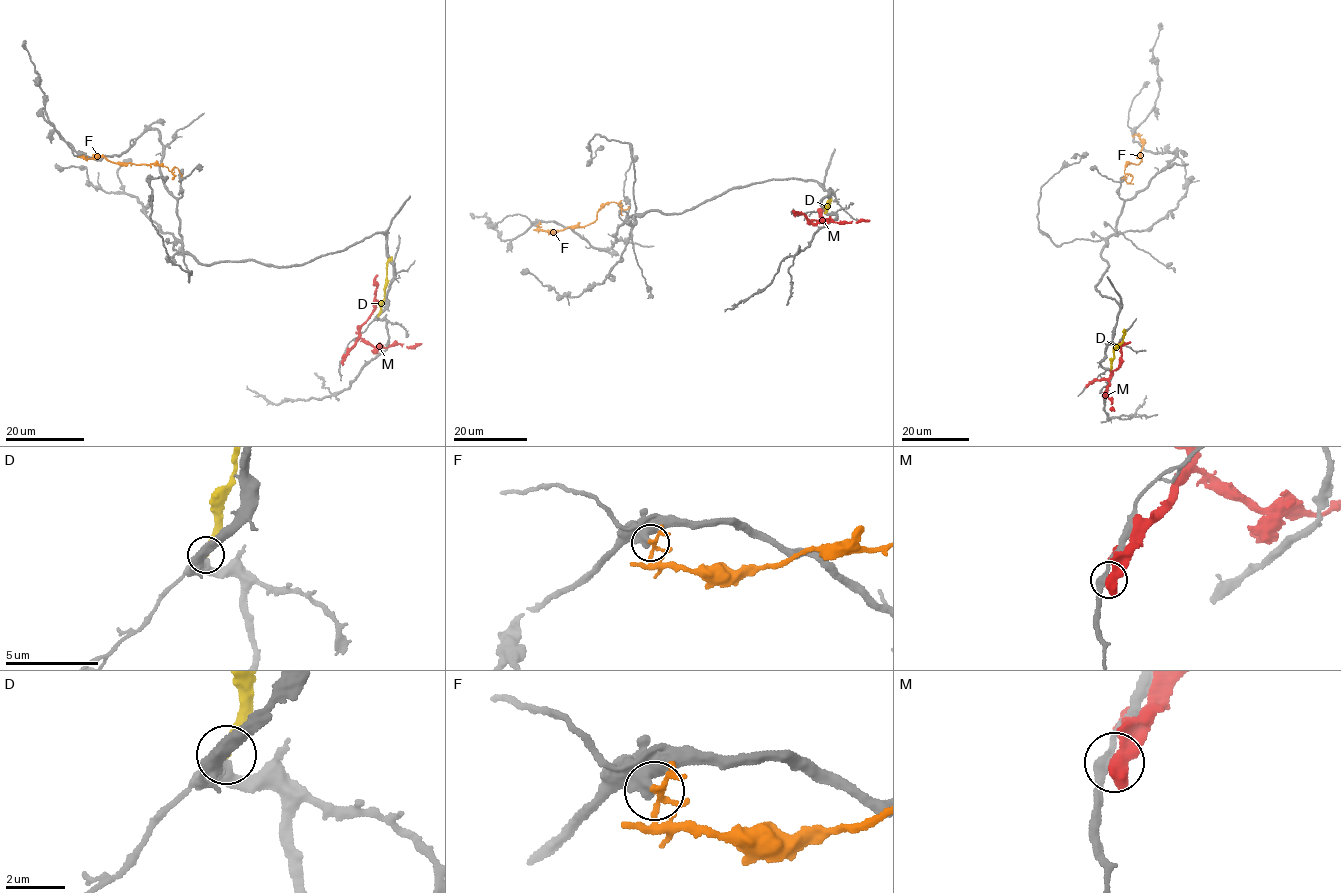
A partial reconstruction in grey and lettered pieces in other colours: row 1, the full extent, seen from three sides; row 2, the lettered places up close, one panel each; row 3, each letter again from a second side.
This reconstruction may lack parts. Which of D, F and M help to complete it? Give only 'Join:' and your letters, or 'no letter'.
Join: no letter

